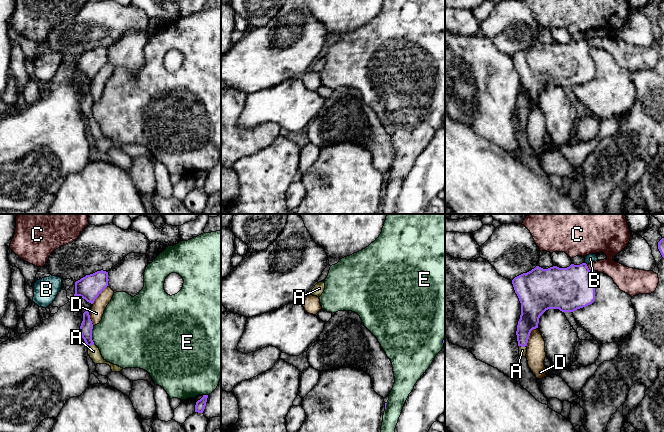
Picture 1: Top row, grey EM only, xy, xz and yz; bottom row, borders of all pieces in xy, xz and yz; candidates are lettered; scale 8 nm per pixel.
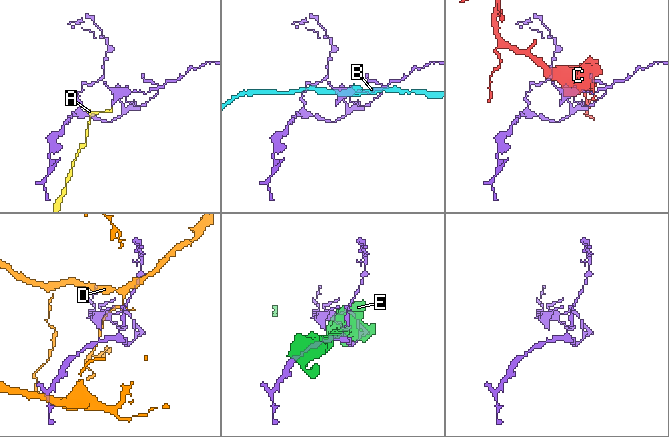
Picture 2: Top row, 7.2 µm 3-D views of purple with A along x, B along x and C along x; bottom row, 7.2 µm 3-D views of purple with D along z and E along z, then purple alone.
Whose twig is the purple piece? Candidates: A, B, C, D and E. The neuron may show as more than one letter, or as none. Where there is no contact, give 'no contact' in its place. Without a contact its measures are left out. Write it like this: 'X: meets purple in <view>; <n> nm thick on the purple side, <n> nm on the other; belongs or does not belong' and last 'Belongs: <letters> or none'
A: meets purple in xy; 100 nm thick on the purple side, 100 nm on the other; belongs
B: no contact; does not belong
C: meets purple in yz; 360 nm thick on the purple side, 260 nm on the other; does not belong
D: meets purple in yz; 200 nm thick on the purple side, 150 nm on the other; does not belong
E: meets purple in xy; 100 nm thick on the purple side, 420 nm on the other; does not belong
Belongs: A

